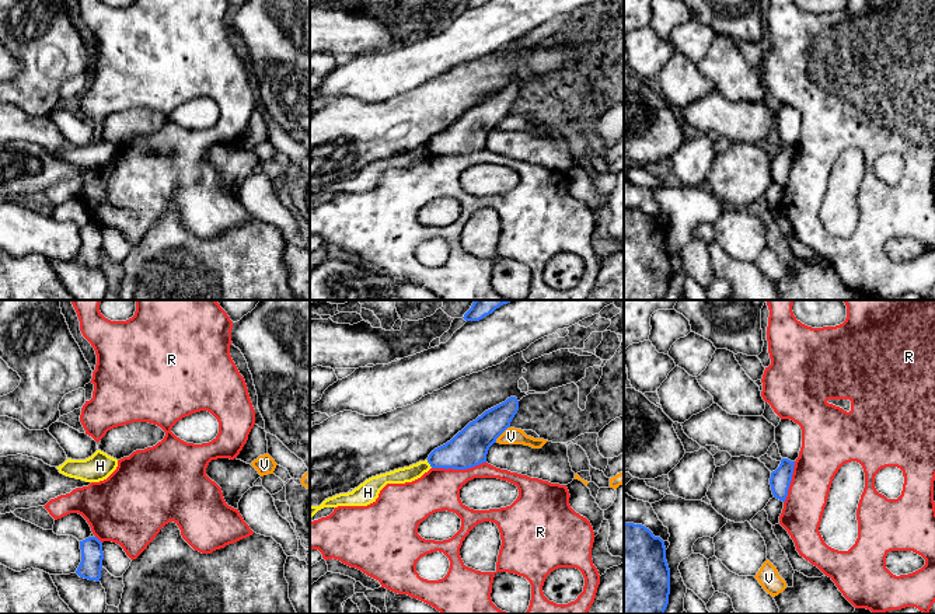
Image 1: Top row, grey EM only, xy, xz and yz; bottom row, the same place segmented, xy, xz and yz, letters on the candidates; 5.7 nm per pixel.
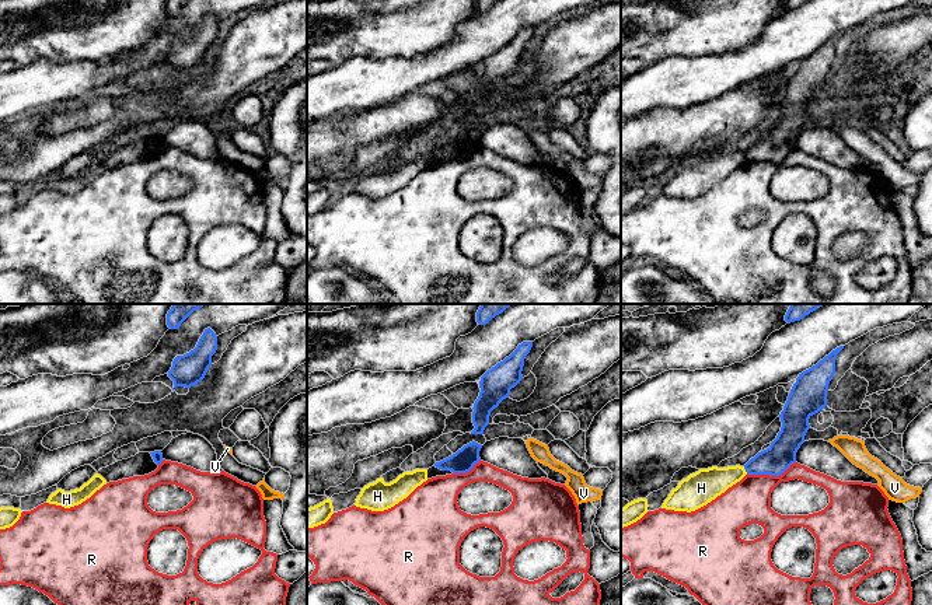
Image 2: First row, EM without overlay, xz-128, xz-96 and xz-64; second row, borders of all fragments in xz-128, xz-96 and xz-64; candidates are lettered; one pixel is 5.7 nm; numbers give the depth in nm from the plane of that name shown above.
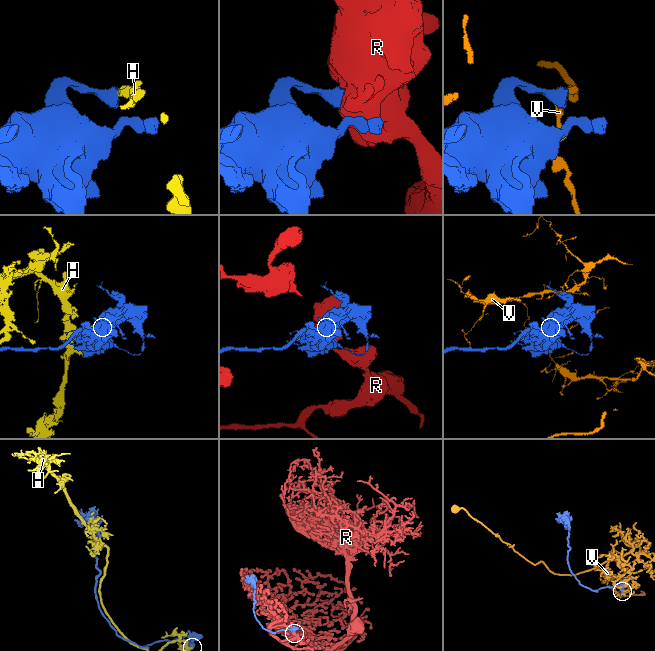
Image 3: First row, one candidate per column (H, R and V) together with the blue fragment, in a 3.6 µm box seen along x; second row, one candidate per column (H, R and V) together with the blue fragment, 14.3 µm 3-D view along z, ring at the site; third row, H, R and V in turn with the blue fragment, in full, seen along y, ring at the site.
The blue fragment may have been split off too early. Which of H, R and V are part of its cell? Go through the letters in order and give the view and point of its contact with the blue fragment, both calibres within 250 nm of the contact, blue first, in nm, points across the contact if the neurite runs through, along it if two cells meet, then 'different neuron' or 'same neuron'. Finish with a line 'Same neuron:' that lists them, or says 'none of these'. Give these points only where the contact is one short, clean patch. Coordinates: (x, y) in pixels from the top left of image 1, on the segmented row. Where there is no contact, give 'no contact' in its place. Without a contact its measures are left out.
H: xz (429, 463) | 220/90 nm | along xz (426, 460), (432, 467) | different neuron
R: xz (459, 468) | 220/240 nm | different neuron
V: xz (501, 433) | 220/100 nm | different neuron
Same neuron: none of these

